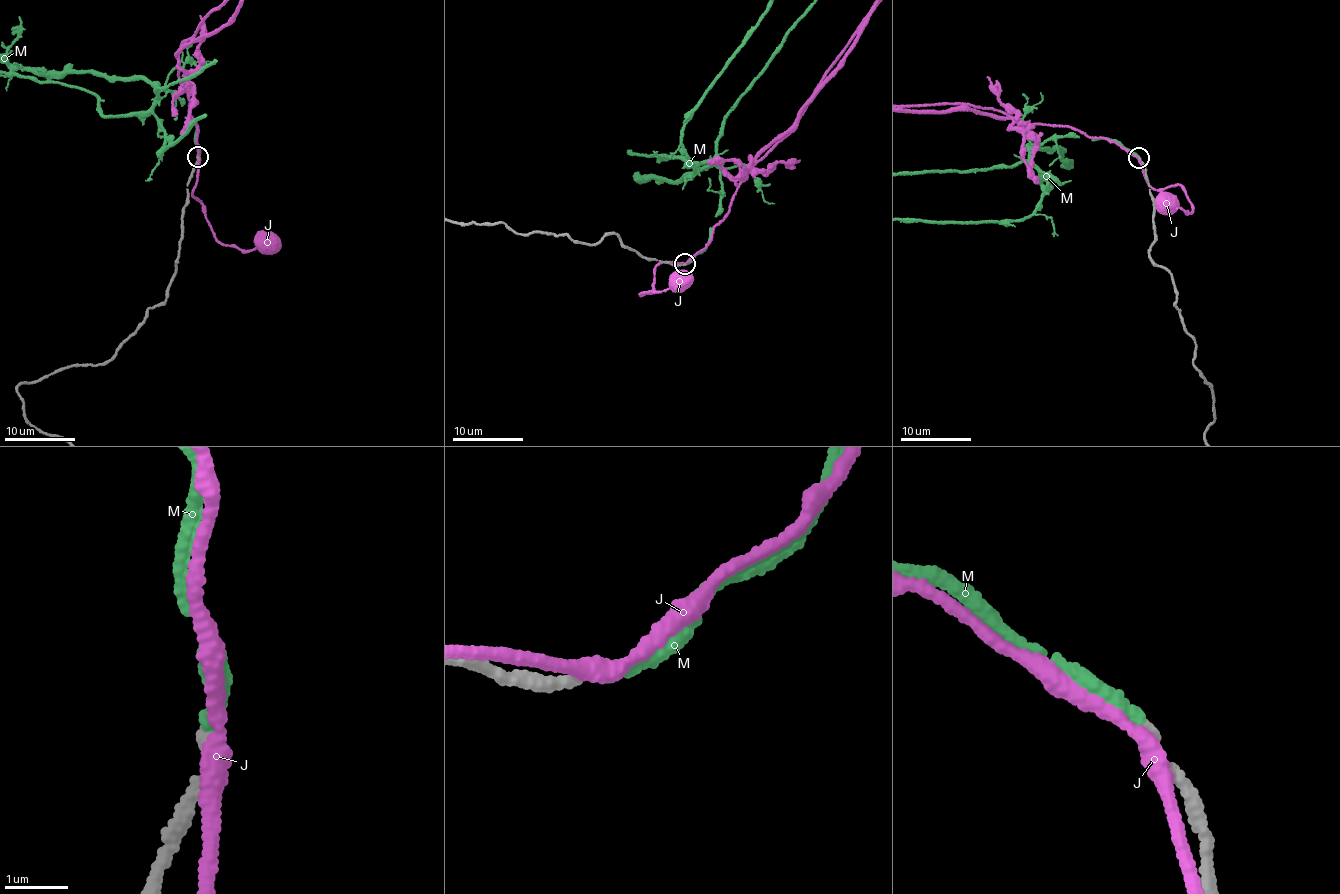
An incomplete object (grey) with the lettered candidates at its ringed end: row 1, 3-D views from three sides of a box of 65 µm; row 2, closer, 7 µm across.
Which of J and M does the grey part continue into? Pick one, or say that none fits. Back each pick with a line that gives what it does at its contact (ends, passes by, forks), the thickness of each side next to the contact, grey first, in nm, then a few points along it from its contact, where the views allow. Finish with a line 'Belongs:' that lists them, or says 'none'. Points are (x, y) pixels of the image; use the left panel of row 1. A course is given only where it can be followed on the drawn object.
M: it ends; calibres 120 and 240 nm
Belongs: M

